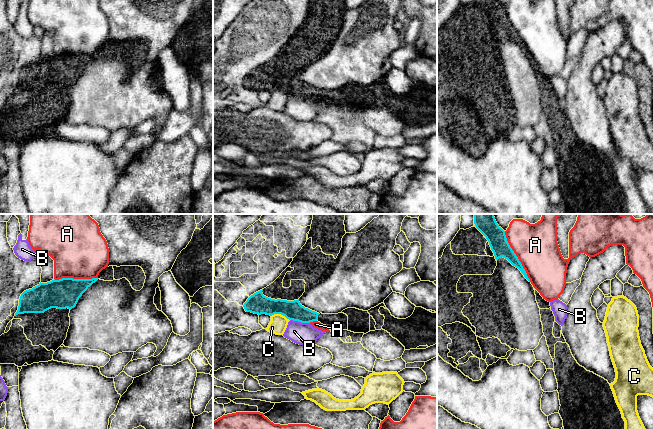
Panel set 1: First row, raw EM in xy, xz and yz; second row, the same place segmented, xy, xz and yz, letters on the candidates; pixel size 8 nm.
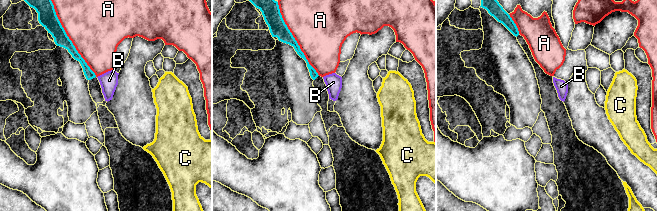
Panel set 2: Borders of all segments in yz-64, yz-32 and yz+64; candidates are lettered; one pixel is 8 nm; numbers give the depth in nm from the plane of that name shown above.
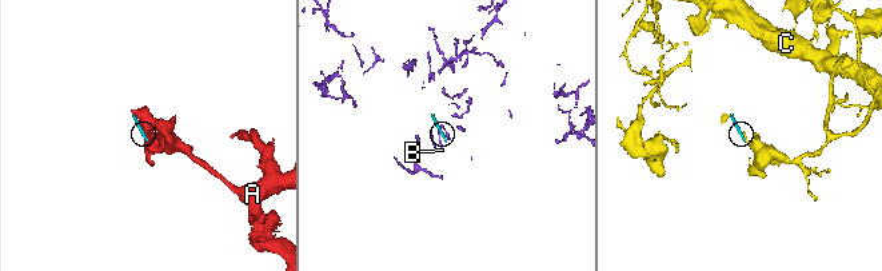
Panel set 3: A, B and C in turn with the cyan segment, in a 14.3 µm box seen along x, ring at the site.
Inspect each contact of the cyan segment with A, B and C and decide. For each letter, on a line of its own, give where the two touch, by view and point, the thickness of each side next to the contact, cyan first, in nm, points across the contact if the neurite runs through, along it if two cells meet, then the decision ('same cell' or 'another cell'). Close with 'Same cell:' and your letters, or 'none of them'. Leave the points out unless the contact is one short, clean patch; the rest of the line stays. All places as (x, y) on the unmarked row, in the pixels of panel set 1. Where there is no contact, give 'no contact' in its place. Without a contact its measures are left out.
A: yz (516, 32) | 150/340 nm | another cell
B: xz (300, 97) | 160/180 nm | along xz (290, 95), (309, 99) | another cell
C: xz (280, 89) | 160/140 nm | along xz (271, 91), (282, 90), (289, 96) | another cell
Same cell: none of them

